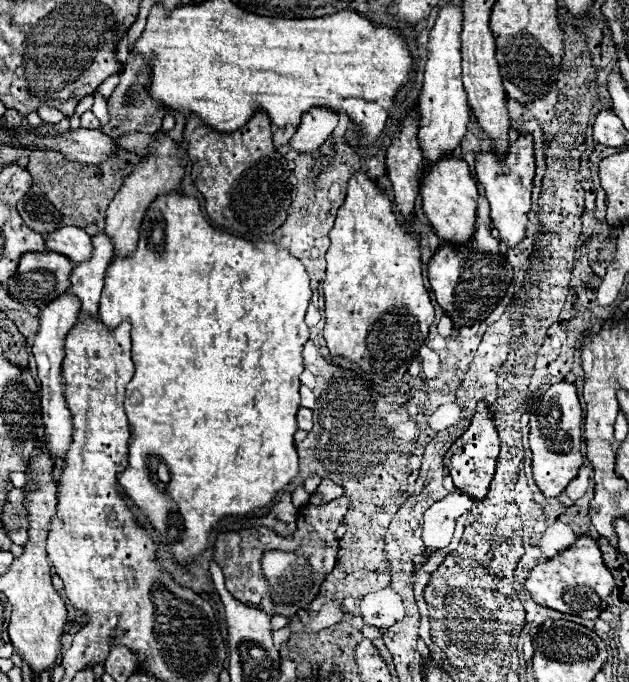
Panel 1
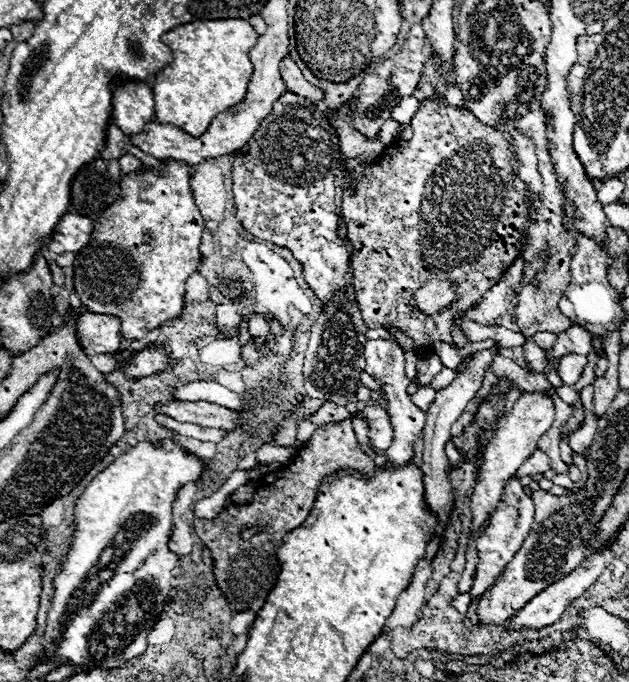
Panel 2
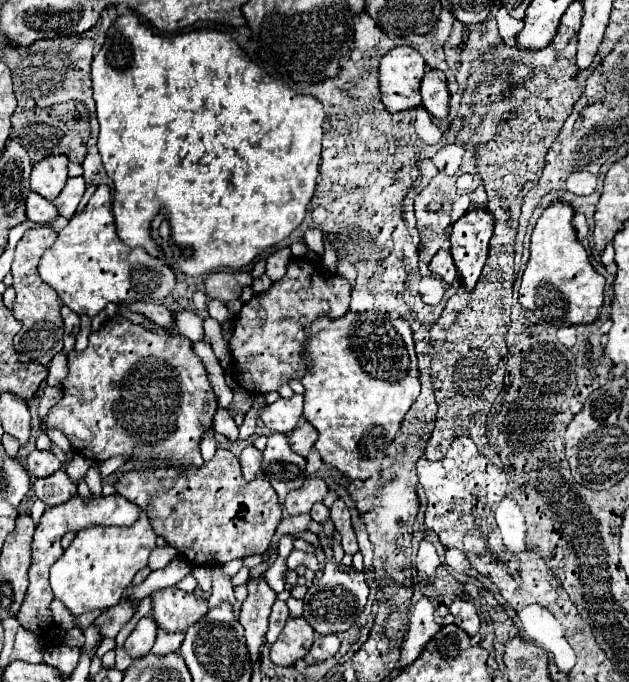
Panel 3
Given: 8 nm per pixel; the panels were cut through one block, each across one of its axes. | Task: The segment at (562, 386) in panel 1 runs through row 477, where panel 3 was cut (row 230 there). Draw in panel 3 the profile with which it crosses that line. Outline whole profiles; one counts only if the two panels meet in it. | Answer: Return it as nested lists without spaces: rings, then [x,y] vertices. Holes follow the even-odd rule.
[[[556,200],[544,208],[532,232],[530,258],[518,292],[522,308],[534,312],[542,322],[552,326],[594,322],[600,314],[604,298],[604,276],[598,274],[588,262],[588,254],[578,240],[572,218],[574,208],[564,200]]]

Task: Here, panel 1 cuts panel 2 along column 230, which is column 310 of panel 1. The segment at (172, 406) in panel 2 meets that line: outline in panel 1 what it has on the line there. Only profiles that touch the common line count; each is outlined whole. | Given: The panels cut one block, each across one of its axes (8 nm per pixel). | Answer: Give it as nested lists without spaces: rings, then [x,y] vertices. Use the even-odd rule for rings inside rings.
[[[300,408],[298,414],[296,414],[296,420],[298,420],[298,428],[300,428],[300,430],[310,432],[310,428],[312,428],[312,410]]]

